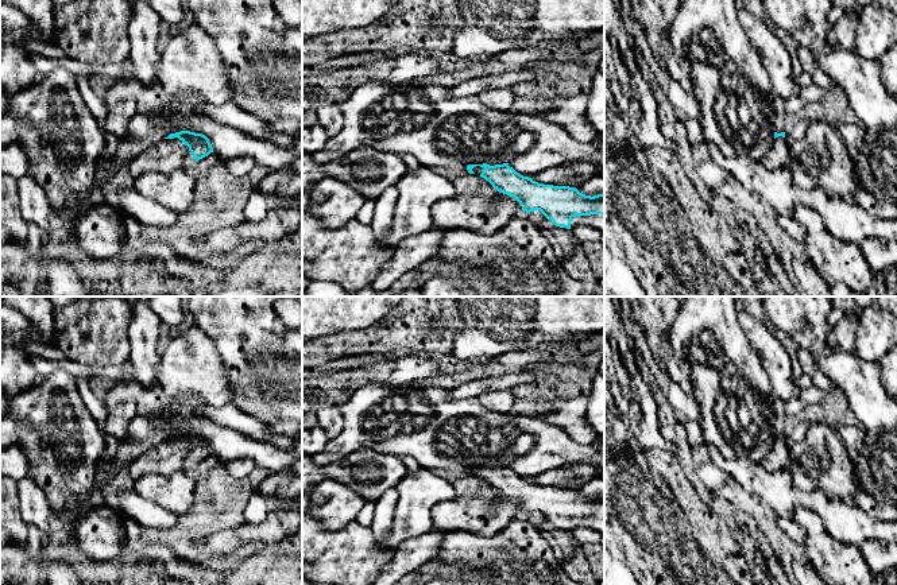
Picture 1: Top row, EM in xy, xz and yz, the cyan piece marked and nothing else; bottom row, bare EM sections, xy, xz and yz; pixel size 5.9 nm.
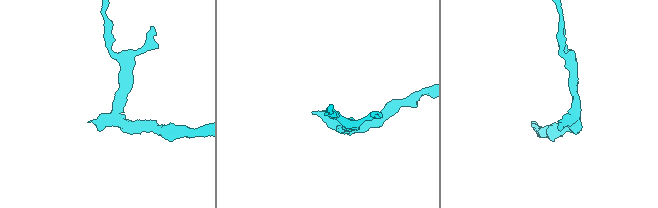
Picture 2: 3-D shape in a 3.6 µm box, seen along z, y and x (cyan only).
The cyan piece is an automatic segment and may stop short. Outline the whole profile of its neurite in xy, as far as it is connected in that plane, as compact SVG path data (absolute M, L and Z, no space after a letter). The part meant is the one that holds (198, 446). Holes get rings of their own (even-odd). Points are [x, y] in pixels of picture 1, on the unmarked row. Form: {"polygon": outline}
{"polygon": "M181 433L147 450L129 465L134 481L147 473L192 473L196 465L213 454L209 441L202 435Z"}

